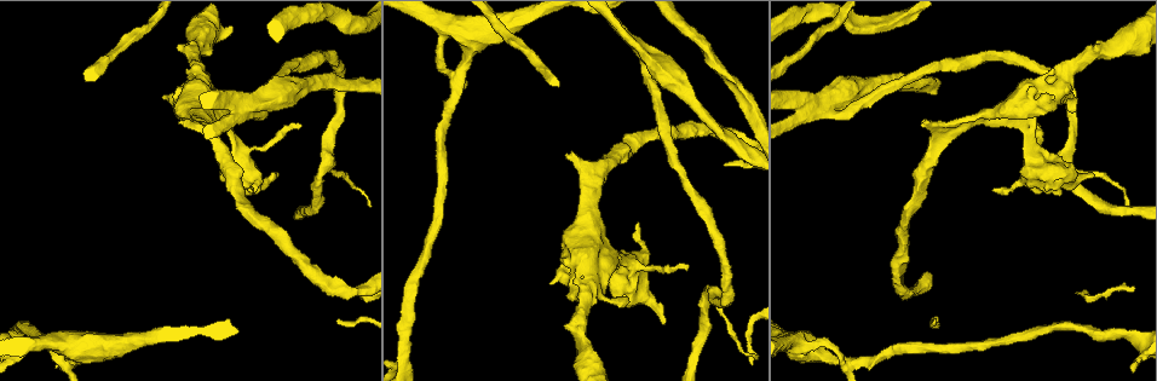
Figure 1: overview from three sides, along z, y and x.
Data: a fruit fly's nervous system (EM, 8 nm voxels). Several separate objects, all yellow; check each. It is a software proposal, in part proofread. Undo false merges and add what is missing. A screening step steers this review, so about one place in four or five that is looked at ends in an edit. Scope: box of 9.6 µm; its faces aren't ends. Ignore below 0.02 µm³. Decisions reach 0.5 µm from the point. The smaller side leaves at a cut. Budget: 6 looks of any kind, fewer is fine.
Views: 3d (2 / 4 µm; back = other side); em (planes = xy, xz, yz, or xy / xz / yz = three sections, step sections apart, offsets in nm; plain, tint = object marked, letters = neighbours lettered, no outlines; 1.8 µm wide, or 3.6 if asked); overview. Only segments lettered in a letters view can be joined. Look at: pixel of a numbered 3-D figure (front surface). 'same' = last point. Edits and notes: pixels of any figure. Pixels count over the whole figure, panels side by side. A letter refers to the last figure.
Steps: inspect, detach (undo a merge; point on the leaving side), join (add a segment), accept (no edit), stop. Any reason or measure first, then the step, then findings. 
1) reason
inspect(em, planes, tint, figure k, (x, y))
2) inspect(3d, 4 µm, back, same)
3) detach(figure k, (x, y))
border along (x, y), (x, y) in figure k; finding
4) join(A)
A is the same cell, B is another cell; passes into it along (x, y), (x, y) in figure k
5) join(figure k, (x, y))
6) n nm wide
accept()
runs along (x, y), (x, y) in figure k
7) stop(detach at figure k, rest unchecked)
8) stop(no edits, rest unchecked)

branch point
inspect(3d, 4 µm, figure 1, (326, 158))

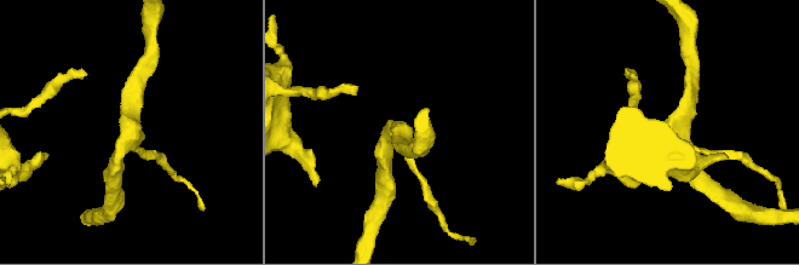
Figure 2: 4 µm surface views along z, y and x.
inspect(em, xy, step 8, letters, figure 2, (674, 128))

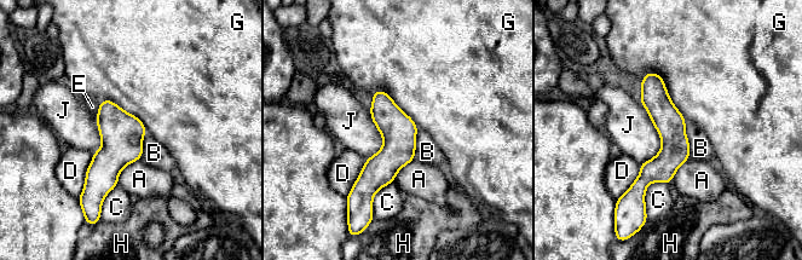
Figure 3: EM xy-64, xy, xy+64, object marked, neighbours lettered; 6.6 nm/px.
another direction
inspect(em, planes, letters, same)

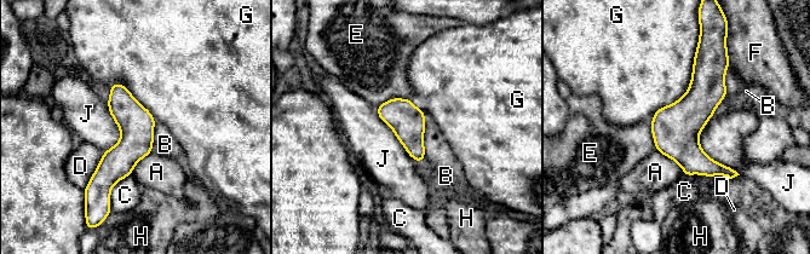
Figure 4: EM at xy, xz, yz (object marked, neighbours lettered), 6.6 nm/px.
240 nm wide
accept()
A, B, C, D, E, F, G, H and J are other cells; border along (713, 114), (699, 145), (731, 168) in figure 4; continuous, no second cell

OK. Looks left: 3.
free end
inspect(em, yz, step 8, letters, figure 1, (568, 157))

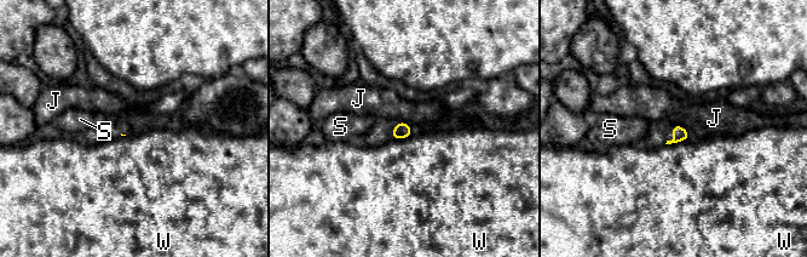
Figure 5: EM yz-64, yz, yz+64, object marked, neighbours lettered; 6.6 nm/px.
accept()
J, S and W are other cells; border along (687, 138), (666, 144) in figure 5; no lettered segment goes on from it

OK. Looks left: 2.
stop(no edits, rest unchecked)

